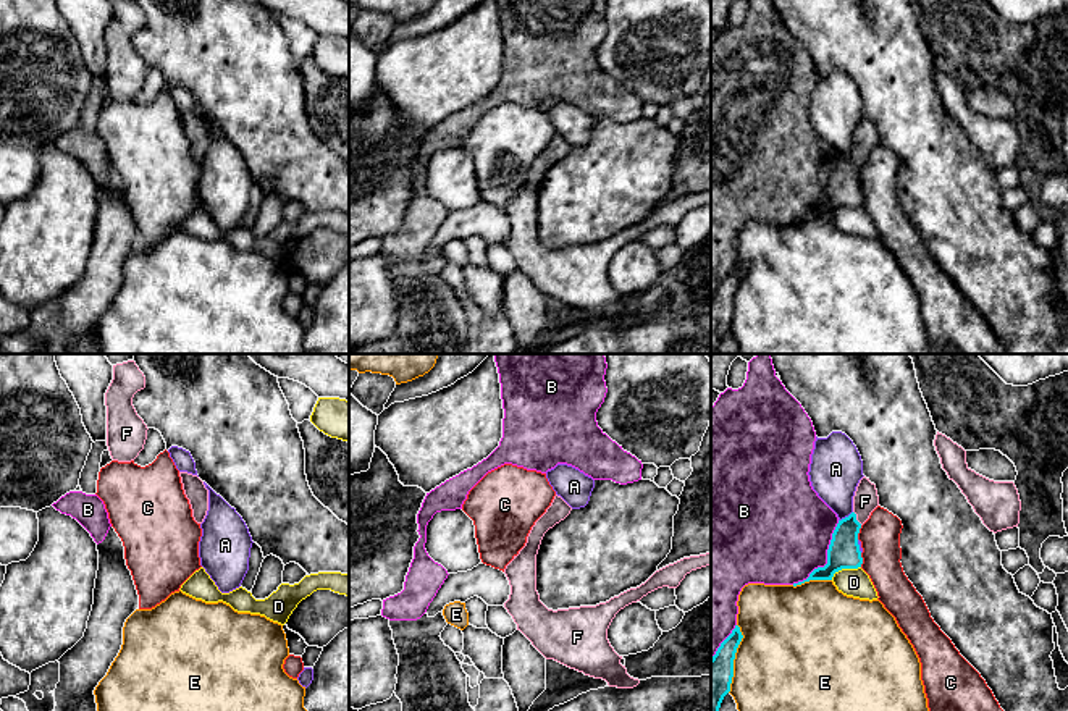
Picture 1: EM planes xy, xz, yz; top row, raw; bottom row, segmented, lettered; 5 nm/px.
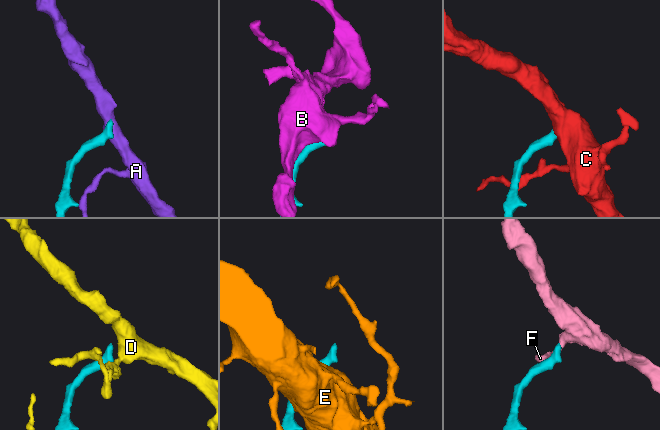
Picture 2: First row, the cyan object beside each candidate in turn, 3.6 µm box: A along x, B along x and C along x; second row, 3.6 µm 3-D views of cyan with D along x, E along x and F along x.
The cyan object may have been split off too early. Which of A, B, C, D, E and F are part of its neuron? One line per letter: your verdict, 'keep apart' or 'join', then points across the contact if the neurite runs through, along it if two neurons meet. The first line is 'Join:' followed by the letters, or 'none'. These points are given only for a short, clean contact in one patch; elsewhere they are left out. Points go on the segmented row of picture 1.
Join: F
A: keep apart; border along yz (852, 511), (839, 521)
B: keep apart
C: keep apart; border along yz (861, 525), (857, 538)
D: keep apart; border along yz (860, 566), (839, 569), (831, 579)
E: keep apart
F: join; runs through yz (844, 551), (845, 532), (855, 517), (865, 501)

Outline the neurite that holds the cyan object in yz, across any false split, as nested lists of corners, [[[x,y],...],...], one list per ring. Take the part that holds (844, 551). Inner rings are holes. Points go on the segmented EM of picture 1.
[[[863,477],[863,478],[860,480],[860,483],[858,483],[858,486],[856,486],[856,491],[855,491],[855,496],[853,496],[853,512],[851,512],[848,517],[839,520],[839,524],[837,524],[837,527],[835,527],[835,530],[834,530],[834,533],[832,533],[832,540],[830,540],[830,545],[829,545],[829,549],[827,549],[827,564],[826,564],[824,567],[814,569],[806,580],[798,582],[798,583],[793,583],[793,587],[801,585],[801,583],[809,582],[809,580],[832,580],[834,574],[839,572],[839,570],[842,570],[842,569],[858,569],[858,567],[861,567],[863,557],[861,557],[861,551],[860,551],[860,545],[858,545],[858,533],[860,533],[861,525],[869,519],[871,512],[872,512],[877,506],[879,506],[879,496],[877,496],[876,485],[871,483],[869,478]]]

